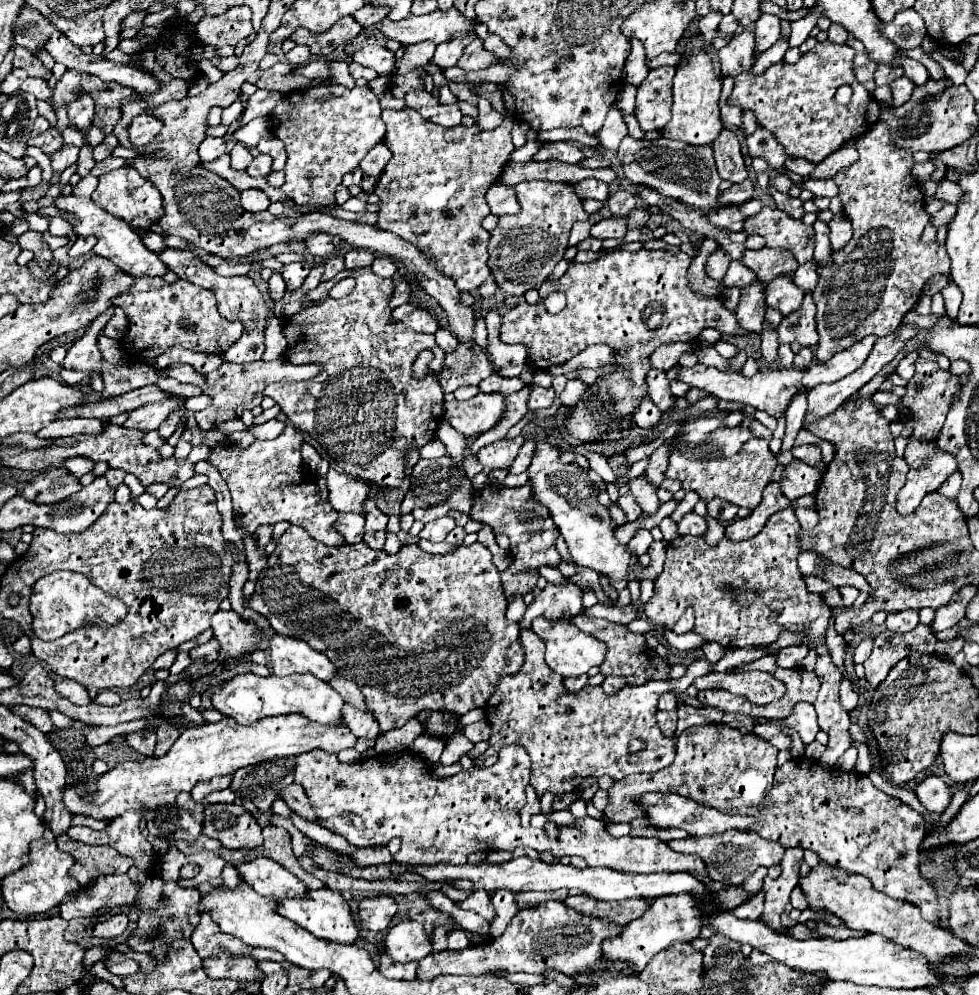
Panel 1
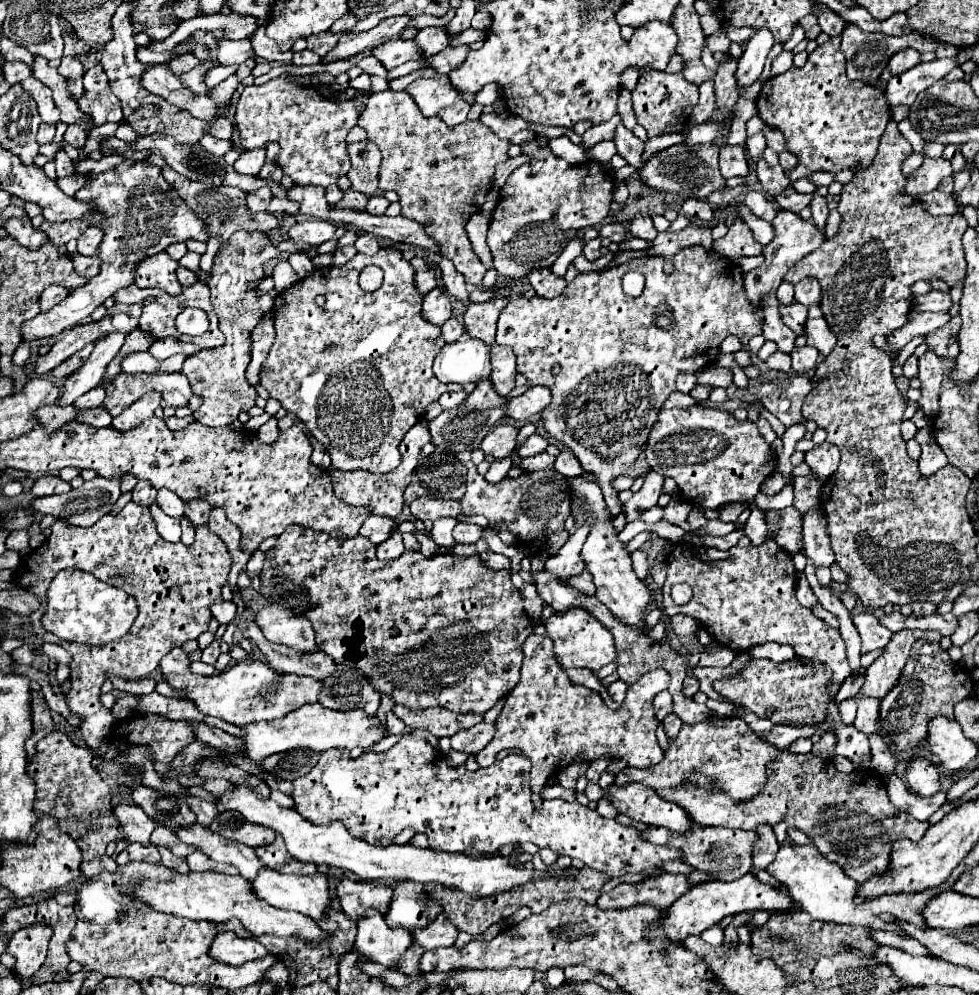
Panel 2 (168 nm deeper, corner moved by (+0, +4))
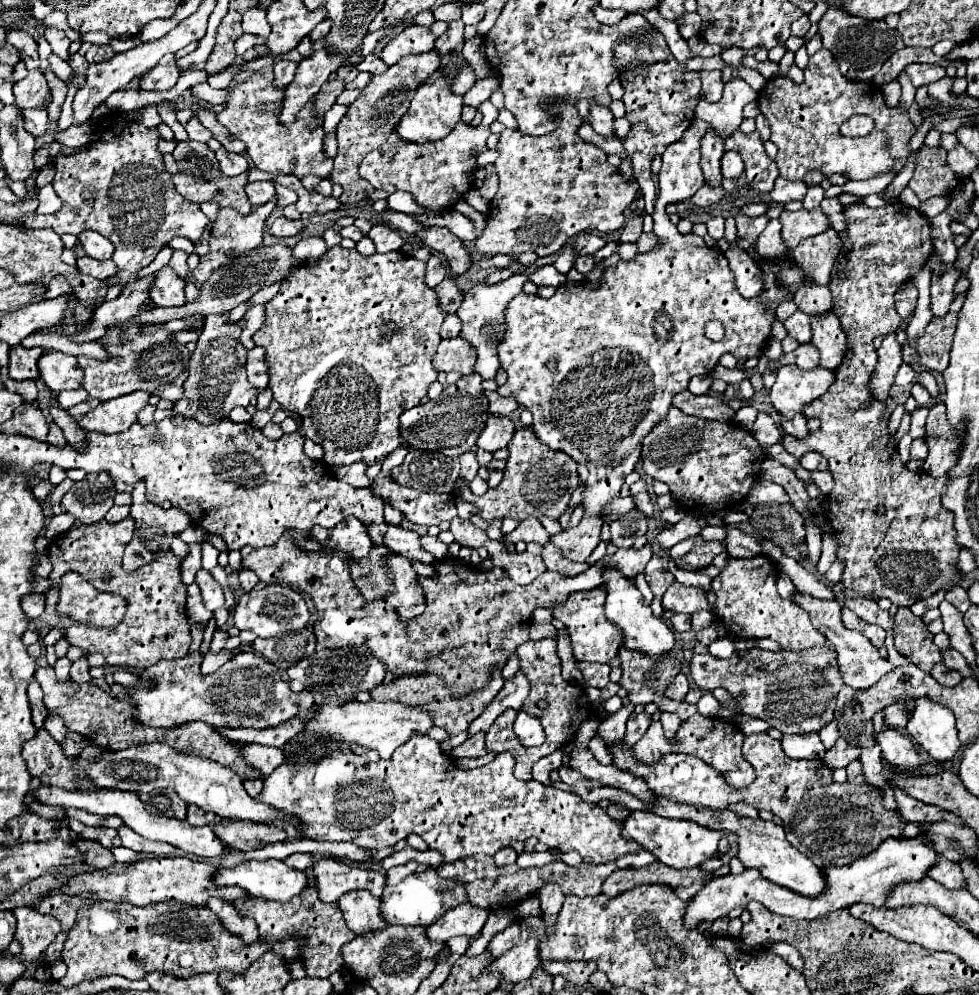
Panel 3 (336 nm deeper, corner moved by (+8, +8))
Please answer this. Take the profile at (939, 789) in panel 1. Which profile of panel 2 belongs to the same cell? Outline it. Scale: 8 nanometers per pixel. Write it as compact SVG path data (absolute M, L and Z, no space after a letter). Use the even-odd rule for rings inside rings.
M916 758L908 764L906 778L908 778L910 790L922 798L934 796L940 790L940 776L936 768L922 758Z

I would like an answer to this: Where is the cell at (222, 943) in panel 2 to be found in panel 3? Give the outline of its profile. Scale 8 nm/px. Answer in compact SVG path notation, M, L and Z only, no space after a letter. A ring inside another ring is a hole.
M212 898L212 902L208 902L208 908L220 916L226 930L238 934L244 942L256 942L258 940L256 922L252 922L252 918L240 916L240 912L234 908L232 902L220 902L220 898Z

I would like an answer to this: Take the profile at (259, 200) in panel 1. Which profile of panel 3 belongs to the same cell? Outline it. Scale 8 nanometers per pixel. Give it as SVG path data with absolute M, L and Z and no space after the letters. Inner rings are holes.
M250 182L246 186L246 194L254 206L260 206L260 204L268 202L276 194L276 190L274 190L272 182Z

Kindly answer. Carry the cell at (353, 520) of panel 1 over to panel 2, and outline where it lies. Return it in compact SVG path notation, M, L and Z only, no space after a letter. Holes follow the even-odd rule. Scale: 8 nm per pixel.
M368 516L364 524L360 526L360 536L368 538L374 544L384 542L392 530L396 528L396 522L392 518L382 518L382 516Z

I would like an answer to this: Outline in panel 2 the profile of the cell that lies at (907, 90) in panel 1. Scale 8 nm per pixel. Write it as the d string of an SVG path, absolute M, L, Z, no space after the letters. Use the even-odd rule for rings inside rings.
M958 56L934 60L930 64L916 64L908 72L894 76L886 88L886 98L888 98L890 108L910 106L922 90L930 88L936 80L940 80L952 68L956 68L956 60L958 60Z

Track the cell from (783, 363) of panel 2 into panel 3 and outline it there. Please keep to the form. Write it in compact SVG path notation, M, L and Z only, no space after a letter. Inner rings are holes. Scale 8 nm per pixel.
M782 366L776 372L776 384L770 388L770 400L774 404L774 408L786 418L792 420L796 414L802 414L802 408L808 406L810 402L814 402L816 398L820 398L834 382L834 372L826 370L826 368L814 368L814 370L800 370L798 366Z

